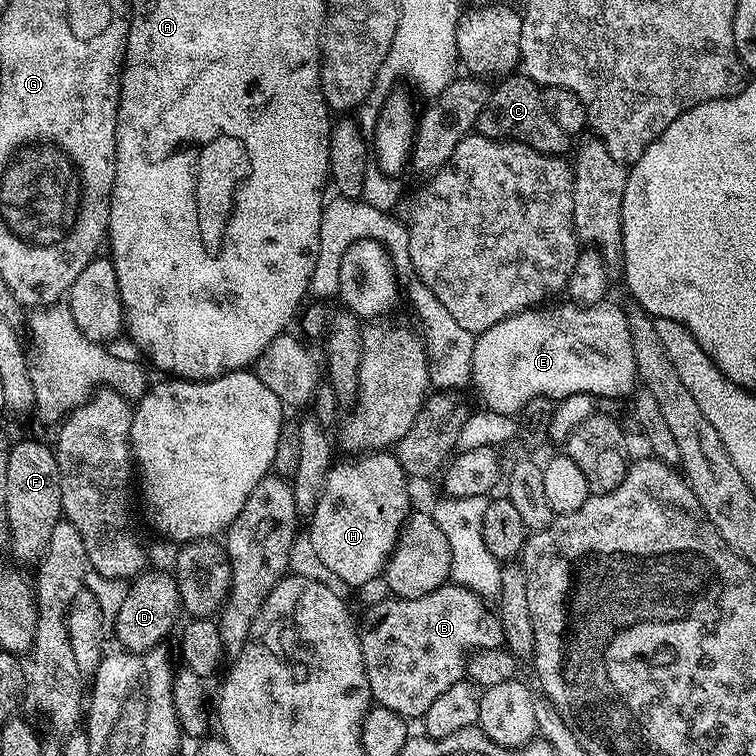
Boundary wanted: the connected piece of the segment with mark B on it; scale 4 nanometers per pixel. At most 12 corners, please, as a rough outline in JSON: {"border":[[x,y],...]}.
{"border":[[463,584],[380,600],[359,629],[373,701],[405,718],[466,676],[490,612]]}

